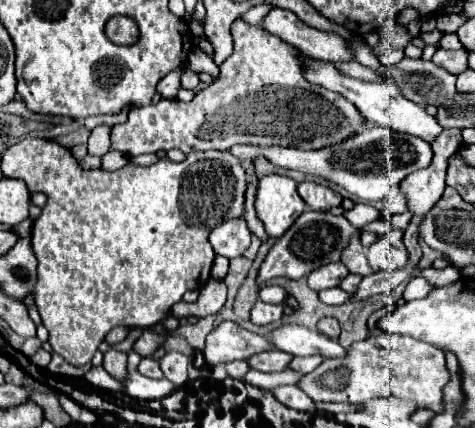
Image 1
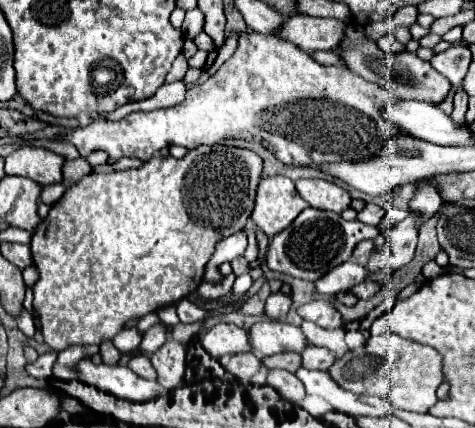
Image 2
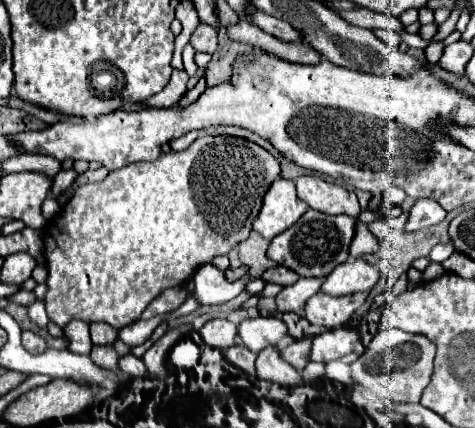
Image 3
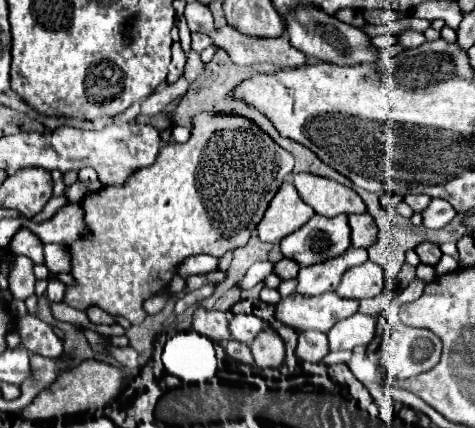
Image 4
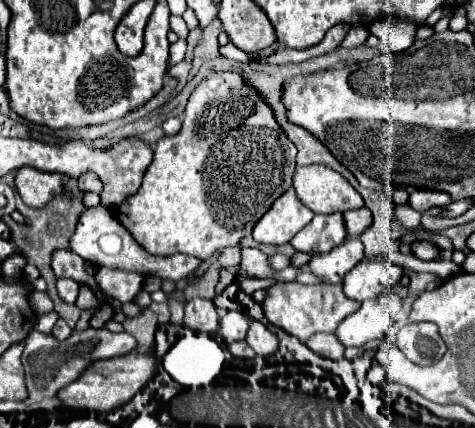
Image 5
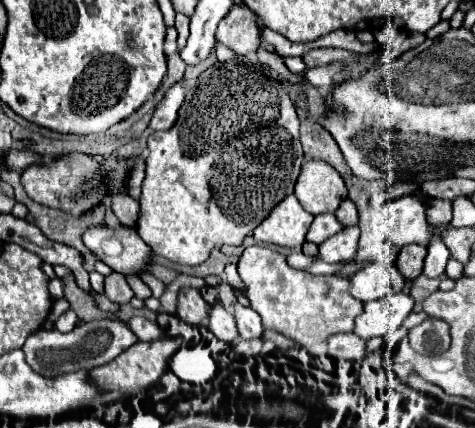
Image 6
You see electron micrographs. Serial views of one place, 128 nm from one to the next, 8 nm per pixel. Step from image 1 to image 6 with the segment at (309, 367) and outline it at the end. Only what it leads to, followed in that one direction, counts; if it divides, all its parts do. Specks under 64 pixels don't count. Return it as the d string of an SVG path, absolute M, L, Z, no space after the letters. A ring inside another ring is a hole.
M396 292L392 296L366 302L364 312L356 318L352 332L362 340L386 336L404 322L404 318L412 312L412 308L414 300L410 294L404 292Z

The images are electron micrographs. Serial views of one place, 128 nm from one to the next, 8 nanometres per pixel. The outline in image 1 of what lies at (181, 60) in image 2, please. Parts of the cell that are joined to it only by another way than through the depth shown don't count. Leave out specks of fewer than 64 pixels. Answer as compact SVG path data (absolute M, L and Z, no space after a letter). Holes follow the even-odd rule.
M176 70L176 72L170 72L160 84L158 84L158 94L162 96L162 98L168 98L168 100L172 100L172 98L176 98L176 94L178 94L178 90L180 90L180 76L182 76L182 70Z

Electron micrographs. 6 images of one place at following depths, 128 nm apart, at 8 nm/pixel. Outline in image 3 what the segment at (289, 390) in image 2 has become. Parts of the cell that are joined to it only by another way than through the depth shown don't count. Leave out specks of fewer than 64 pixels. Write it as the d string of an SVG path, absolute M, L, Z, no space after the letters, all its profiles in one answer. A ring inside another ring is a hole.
M264 348L264 352L258 354L256 370L258 370L260 380L268 380L286 388L302 386L300 372L292 368L290 364L284 364L284 360L280 360L278 348Z

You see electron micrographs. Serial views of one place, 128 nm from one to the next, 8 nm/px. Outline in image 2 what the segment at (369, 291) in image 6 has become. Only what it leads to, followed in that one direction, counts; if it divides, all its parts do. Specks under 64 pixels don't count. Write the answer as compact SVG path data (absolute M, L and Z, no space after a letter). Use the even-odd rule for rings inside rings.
M354 260L340 264L340 268L332 268L330 272L326 272L320 280L314 282L316 290L320 294L330 294L334 296L336 292L342 290L350 290L356 284L360 284L366 278L366 268L362 264L356 264Z

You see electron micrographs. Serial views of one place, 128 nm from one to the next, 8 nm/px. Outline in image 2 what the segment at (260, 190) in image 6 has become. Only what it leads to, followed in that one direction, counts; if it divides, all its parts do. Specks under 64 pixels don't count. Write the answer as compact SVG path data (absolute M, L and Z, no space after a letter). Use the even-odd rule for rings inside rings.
M218 144L212 148L208 148L208 146L194 148L182 160L174 160L172 156L162 158L160 154L156 154L142 168L128 168L128 170L120 170L116 174L94 174L92 172L92 174L80 178L78 182L74 182L72 186L68 186L66 192L62 194L62 198L50 208L48 216L38 224L38 228L32 234L32 242L30 242L32 260L40 272L40 278L36 282L34 308L40 314L44 342L56 352L66 350L70 346L90 346L90 344L100 346L104 340L112 340L122 330L126 320L142 318L164 306L176 304L178 300L192 294L202 284L204 270L206 270L208 260L212 258L216 240L230 236L232 232L244 230L244 226L252 214L252 208L254 208L254 196L256 196L256 186L260 182L260 174L262 174L262 160L254 152Z

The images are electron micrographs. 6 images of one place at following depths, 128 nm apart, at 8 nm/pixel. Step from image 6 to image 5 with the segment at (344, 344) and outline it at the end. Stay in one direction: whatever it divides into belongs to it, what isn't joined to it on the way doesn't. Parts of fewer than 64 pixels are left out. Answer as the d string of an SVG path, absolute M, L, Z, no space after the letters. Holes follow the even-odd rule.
M312 334L306 342L304 342L314 354L328 358L328 360L340 360L344 346L336 340L334 334Z

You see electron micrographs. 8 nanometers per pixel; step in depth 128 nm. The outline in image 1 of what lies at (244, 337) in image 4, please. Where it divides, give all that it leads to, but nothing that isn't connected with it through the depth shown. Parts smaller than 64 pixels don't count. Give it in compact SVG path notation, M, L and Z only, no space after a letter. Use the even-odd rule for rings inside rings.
M286 324L274 330L270 342L274 348L294 356L314 356L314 354L322 358L346 356L346 348L342 348L336 340L298 324Z

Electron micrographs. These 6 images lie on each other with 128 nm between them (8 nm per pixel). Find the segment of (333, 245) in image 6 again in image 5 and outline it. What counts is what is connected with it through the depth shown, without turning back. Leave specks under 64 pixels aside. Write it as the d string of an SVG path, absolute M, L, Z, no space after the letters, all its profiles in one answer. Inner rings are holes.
M348 236L348 244L342 244L340 248L336 248L336 252L312 256L308 268L322 284L340 284L344 276L362 260L364 260L362 242L354 236Z

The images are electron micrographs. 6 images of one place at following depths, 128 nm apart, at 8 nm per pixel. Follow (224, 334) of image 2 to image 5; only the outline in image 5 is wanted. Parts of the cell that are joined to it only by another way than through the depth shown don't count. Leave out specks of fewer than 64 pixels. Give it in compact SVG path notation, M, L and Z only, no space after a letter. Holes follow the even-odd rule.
M194 298L186 302L186 318L184 324L196 332L216 334L218 330L218 310L212 300Z

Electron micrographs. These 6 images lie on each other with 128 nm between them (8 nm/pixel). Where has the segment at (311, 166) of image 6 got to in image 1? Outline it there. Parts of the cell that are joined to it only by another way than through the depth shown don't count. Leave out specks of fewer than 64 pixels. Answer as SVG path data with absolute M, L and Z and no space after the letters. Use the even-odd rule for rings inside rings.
M300 182L298 184L298 194L308 204L310 210L328 210L332 206L340 206L342 204L342 196L340 194L336 194L328 186L316 184L316 182Z

